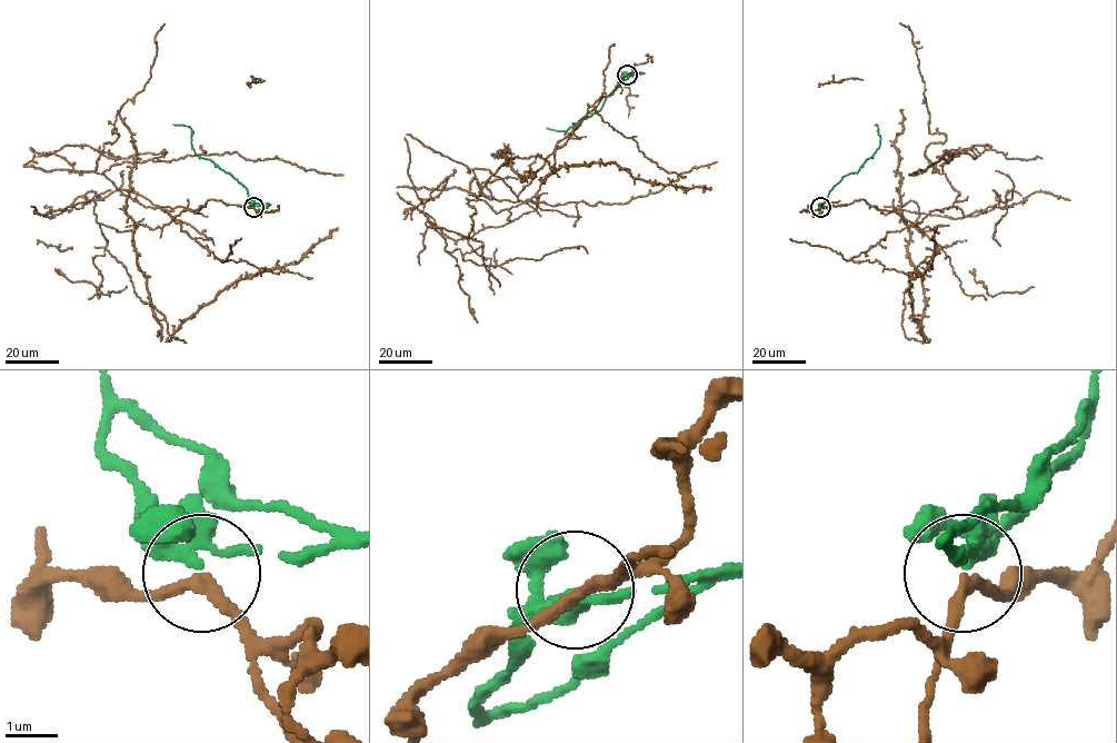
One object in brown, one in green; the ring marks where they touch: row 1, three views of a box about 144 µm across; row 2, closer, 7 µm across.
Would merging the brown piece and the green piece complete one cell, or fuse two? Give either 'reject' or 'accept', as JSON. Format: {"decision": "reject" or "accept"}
{"decision": "reject"}

